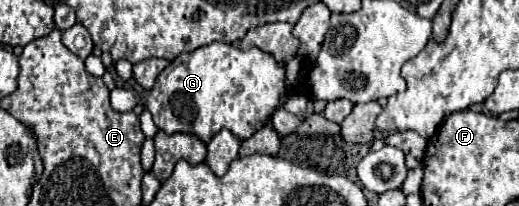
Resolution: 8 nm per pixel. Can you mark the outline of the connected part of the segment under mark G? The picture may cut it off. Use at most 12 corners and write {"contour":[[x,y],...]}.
{"contour":[[210,43],[156,79],[158,129],[208,143],[262,129],[286,65]]}

